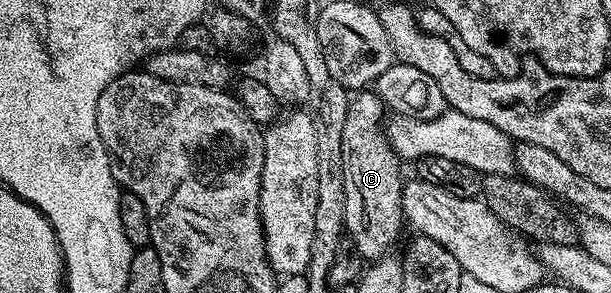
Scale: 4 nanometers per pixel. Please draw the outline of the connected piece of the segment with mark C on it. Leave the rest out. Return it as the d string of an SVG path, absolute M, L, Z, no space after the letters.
M362 89L351 98L348 117L344 117L344 141L342 142L342 164L344 165L344 209L346 210L346 235L356 241L363 260L373 261L387 254L398 237L398 230L404 227L402 214L403 164L390 143L384 124L388 119L388 108L381 96L370 89Z

